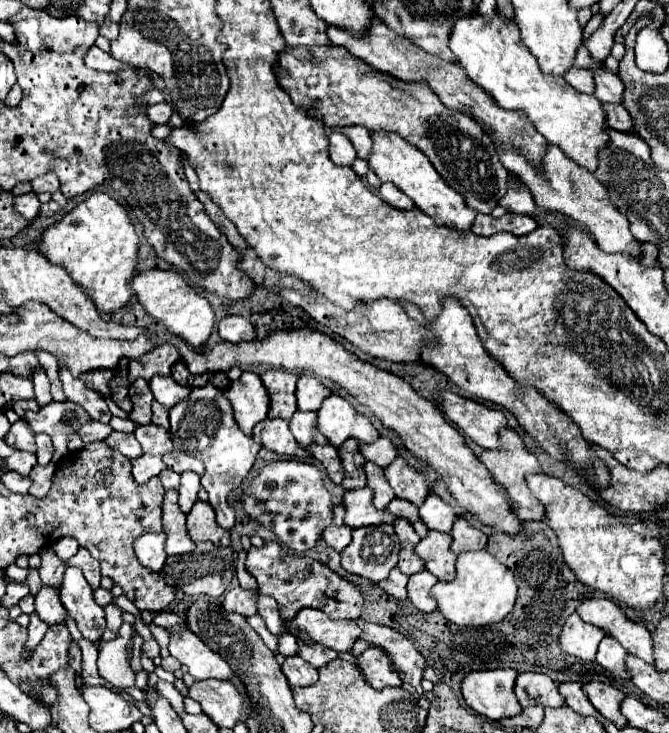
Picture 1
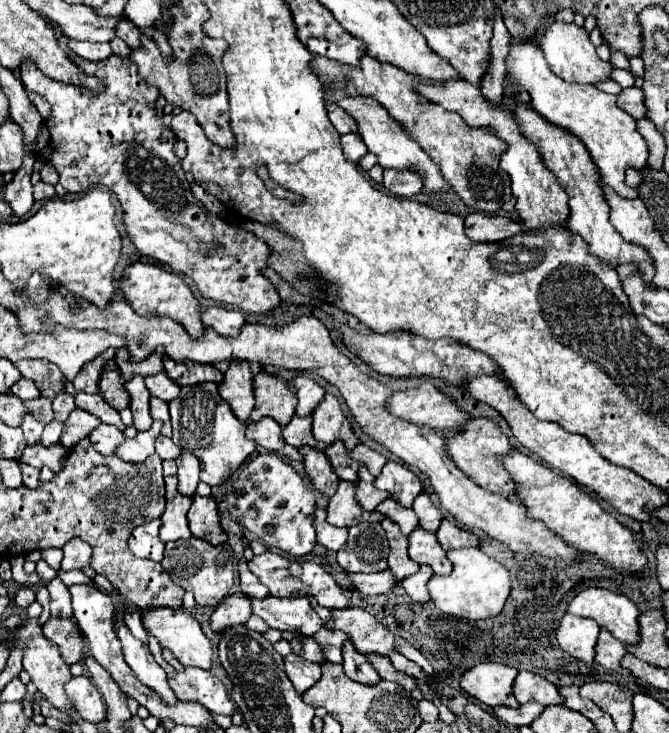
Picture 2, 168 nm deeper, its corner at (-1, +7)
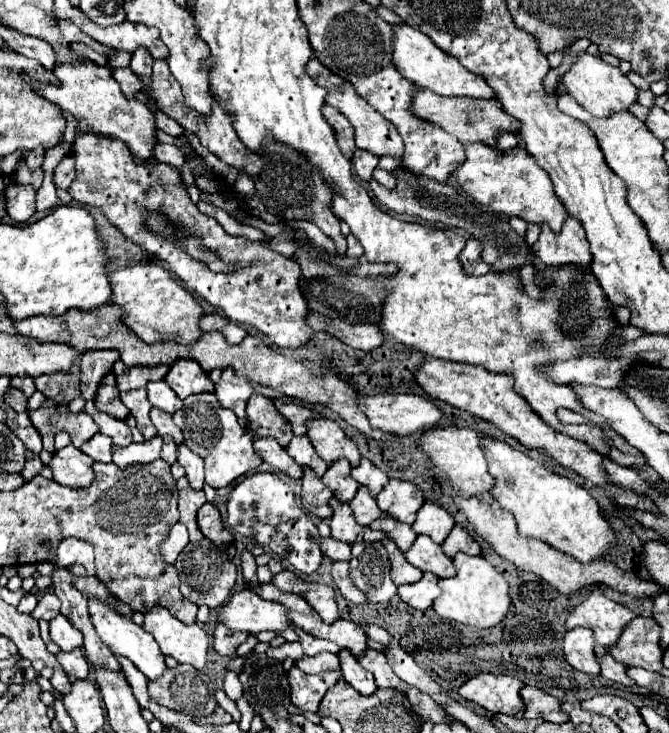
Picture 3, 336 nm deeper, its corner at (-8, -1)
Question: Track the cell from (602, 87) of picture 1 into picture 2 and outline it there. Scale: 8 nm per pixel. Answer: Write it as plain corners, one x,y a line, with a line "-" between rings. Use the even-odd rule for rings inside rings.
637,87
623,89
621,95
617,95
617,105
621,109
625,109
635,119
647,117
647,107
645,107
645,101
643,101
643,91
637,89

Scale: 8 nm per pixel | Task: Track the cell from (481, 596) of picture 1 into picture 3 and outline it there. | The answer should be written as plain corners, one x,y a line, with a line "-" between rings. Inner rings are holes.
458,553
454,557
454,567
456,567
454,577
438,581
442,595
434,601
434,605
432,605
434,611
444,619
452,619
452,621
472,625
478,629
498,625
506,617
508,607
510,607
506,579
480,555
470,557
466,553

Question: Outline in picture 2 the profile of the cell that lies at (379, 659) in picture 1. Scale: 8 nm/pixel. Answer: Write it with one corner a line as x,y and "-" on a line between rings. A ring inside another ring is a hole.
345,641
343,643
343,669
345,669
345,675
357,683
363,683
363,685
375,685
379,683
379,675
377,671
373,671
373,665
367,663
365,655
361,655
353,643

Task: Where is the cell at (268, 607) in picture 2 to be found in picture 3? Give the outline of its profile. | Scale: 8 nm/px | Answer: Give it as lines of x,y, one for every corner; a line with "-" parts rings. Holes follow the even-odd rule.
250,589
234,593
220,609
218,619
234,631
248,633
280,633
292,625
292,619
288,619
288,611
284,611
284,605
266,601

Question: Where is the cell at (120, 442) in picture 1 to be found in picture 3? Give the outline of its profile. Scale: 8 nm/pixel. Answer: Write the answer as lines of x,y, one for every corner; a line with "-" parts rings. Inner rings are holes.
96,433
90,441
86,441
80,451
84,451
86,455
90,455
94,461
100,463
110,463
112,461
112,439
108,439
102,433

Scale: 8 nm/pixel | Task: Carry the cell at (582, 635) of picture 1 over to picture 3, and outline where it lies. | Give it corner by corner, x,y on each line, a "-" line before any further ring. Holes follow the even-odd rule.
588,627
570,629
564,635
564,657
574,669
588,675
598,675
600,665
596,663
596,655
594,655
592,629

